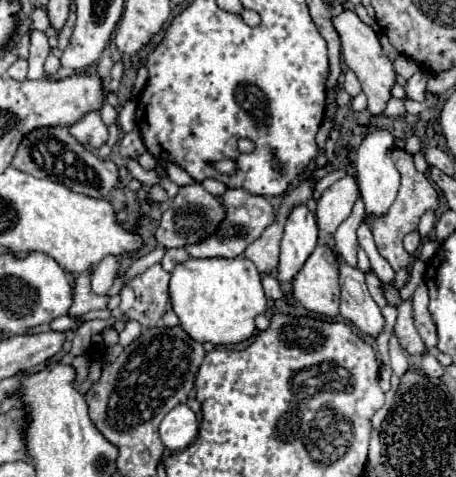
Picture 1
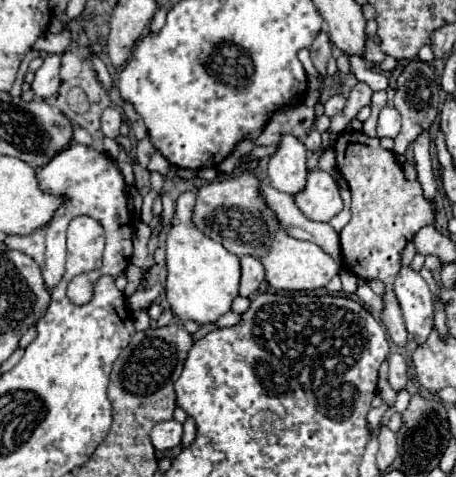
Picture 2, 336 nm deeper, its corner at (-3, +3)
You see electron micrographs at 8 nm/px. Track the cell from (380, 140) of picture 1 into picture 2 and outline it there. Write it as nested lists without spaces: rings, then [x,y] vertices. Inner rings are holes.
[[[383,107],[377,121],[377,137],[397,137],[401,129],[401,117],[395,107]]]

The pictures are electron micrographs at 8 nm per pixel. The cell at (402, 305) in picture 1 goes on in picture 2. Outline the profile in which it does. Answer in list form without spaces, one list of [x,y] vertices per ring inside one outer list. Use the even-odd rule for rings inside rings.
[[[345,131],[335,141],[335,157],[337,171],[351,189],[351,219],[339,233],[343,267],[355,277],[379,279],[385,283],[381,321],[387,325],[393,343],[403,347],[407,343],[407,329],[393,293],[393,281],[401,269],[401,251],[405,245],[421,227],[435,223],[433,205],[425,201],[417,181],[405,181],[395,155],[383,149],[377,137],[367,137],[361,131]]]

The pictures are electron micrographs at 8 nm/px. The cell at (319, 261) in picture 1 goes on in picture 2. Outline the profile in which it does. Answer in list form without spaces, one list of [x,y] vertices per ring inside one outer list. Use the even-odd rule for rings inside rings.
[[[251,171],[203,185],[197,193],[193,221],[205,235],[219,241],[231,253],[239,257],[255,255],[259,261],[263,261],[267,269],[265,279],[275,289],[319,289],[325,287],[341,269],[341,263],[323,253],[319,245],[311,241],[299,241],[281,229],[279,219],[263,201],[261,181]]]

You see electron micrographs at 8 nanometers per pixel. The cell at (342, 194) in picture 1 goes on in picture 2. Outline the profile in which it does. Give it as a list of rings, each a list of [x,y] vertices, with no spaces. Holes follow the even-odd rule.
[[[311,171],[303,191],[293,195],[295,205],[311,221],[329,221],[343,209],[339,189],[329,173]]]

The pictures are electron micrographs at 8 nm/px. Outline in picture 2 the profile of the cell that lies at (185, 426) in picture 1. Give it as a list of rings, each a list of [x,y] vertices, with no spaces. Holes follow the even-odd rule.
[[[175,419],[161,421],[151,431],[151,443],[157,451],[173,449],[181,443],[181,435],[183,435],[183,425],[181,423],[177,423]]]

